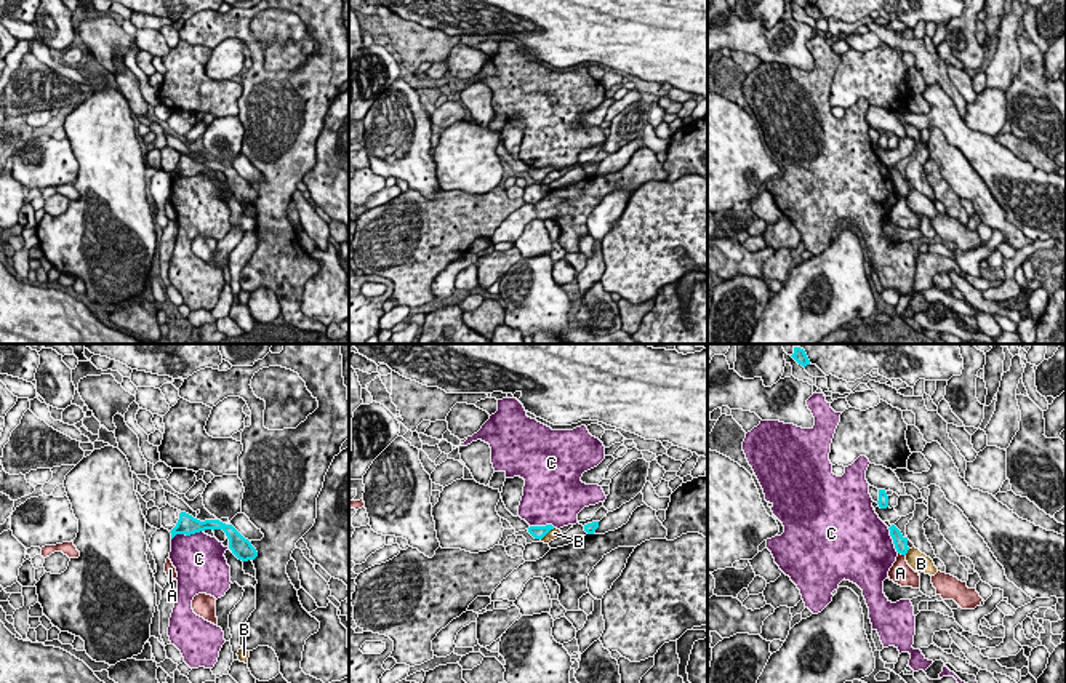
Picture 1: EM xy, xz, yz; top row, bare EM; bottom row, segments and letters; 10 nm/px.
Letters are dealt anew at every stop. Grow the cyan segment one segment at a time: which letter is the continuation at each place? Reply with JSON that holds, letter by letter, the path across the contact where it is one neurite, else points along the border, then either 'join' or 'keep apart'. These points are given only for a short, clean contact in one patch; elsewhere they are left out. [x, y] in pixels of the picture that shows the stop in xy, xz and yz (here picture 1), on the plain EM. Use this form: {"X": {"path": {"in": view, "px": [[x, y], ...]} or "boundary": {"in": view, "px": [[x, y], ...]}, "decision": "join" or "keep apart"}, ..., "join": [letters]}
{"A": {"decision": "keep apart"}, "B": {"boundary": {"in": "xz", "px": [[554, 170], [541, 181]]}, "decision": "keep apart"}, "C": {"decision": "keep apart"}, "join": []}

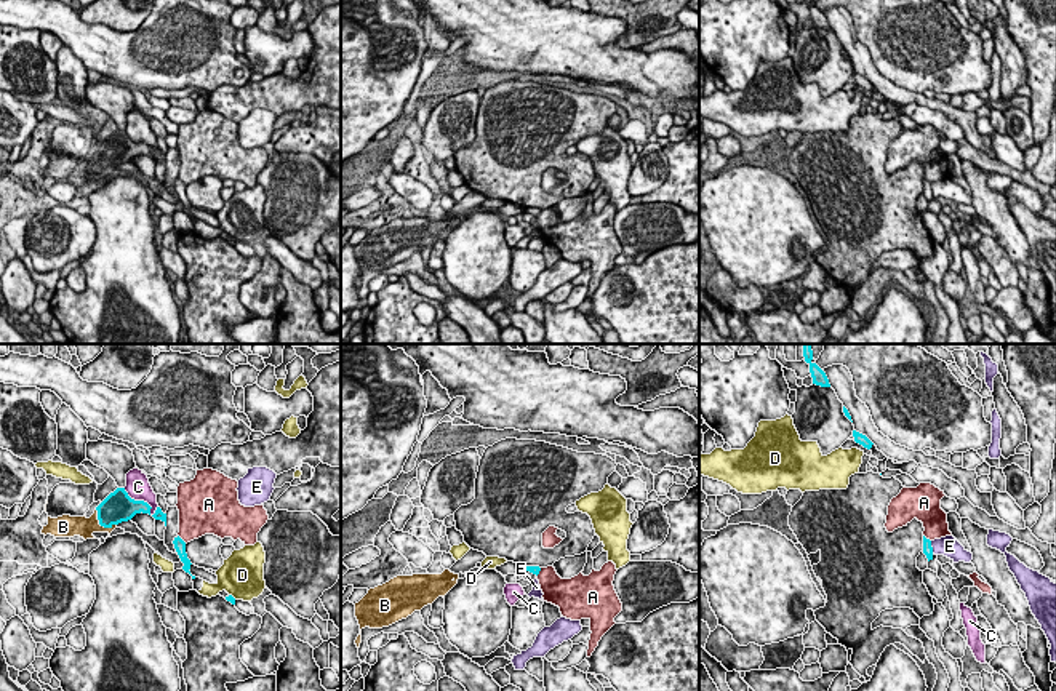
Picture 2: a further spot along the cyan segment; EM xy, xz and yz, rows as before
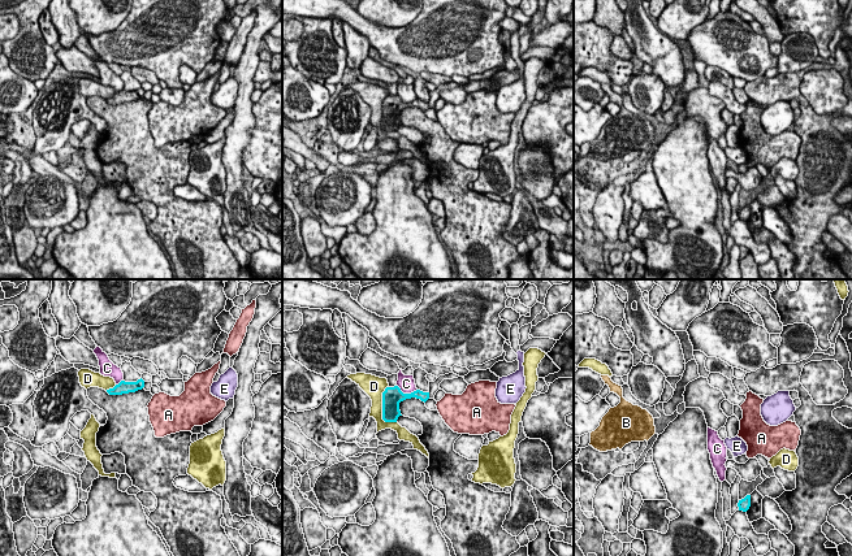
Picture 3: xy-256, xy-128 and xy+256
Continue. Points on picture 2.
{"A": {"boundary": {"in": "xy", "px": [[178, 176], [186, 184]]}, "decision": "keep apart"}, "B": {"path": {"in": "xy", "px": [[117, 149], [101, 167], [82, 168]]}, "decision": "join"}, "C": {"decision": "keep apart"}, "D": {"decision": "keep apart"}, "E": {"boundary": {"in": "yz", "px": [[930, 183], [933, 194]]}, "decision": "keep apart"}, "join": ["B"]}

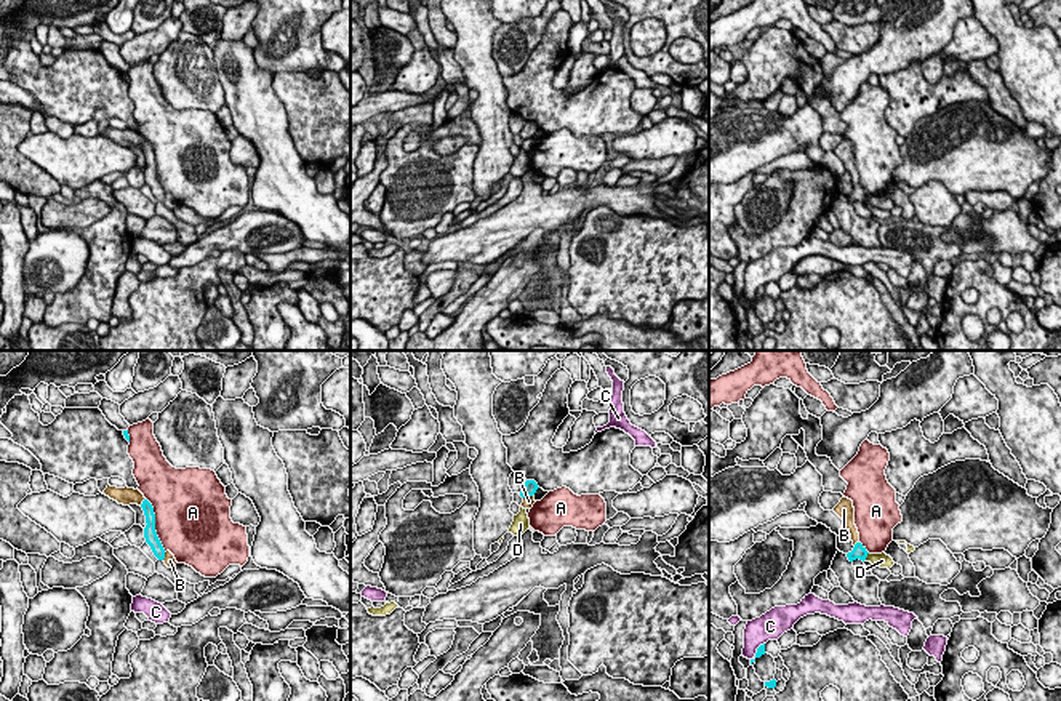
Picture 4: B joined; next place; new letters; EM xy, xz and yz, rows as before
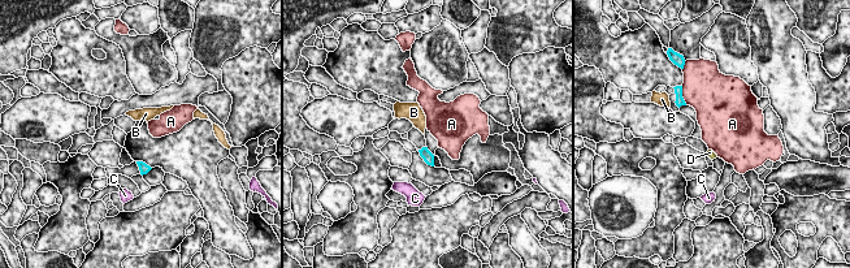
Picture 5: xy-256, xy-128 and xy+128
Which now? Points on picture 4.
{"A": {"decision": "keep apart"}, "B": {"decision": "keep apart"}, "C": {"decision": "keep apart"}, "D": {"path": {"in": "yz", "px": [[858, 192], [866, 197], [882, 202]]}, "decision": "join"}, "join": ["D"]}

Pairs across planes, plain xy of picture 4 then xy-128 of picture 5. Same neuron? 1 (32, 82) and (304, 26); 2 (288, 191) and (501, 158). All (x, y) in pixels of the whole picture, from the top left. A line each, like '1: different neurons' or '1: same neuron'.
1: different neurons
2: different neurons

